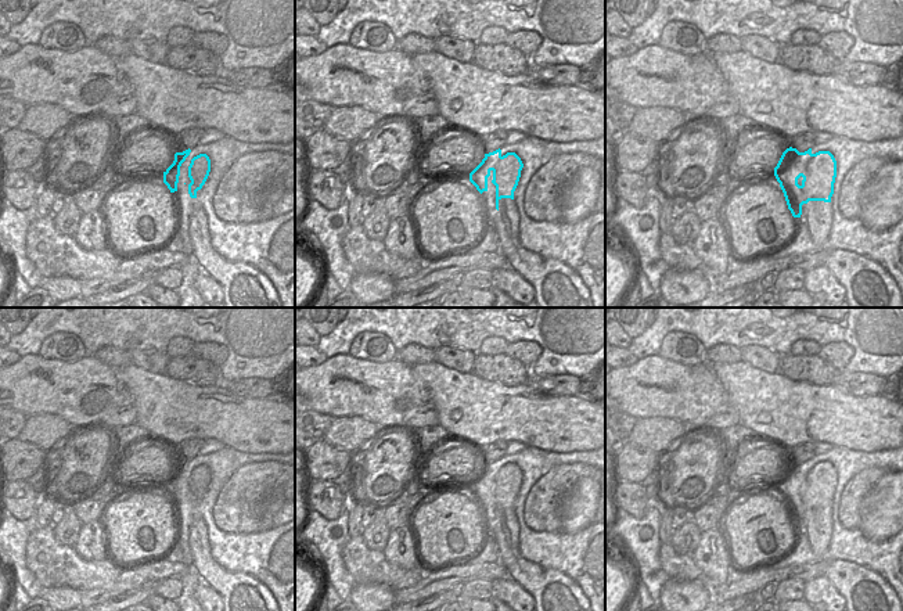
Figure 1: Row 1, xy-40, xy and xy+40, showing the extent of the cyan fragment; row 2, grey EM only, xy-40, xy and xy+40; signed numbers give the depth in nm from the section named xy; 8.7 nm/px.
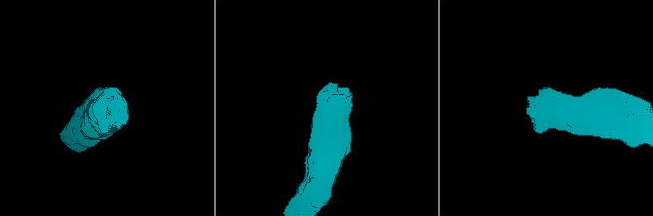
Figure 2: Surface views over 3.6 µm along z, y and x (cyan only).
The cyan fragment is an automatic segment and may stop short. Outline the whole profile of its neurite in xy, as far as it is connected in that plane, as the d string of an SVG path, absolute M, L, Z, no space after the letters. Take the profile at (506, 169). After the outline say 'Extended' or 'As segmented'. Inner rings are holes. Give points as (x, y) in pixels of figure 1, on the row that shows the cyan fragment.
M501 150L485 154L482 162L470 173L470 181L482 194L488 191L488 177L492 175L492 183L496 186L496 209L501 198L514 200L514 191L518 186L524 163L515 152L501 154Z. As segmented.

